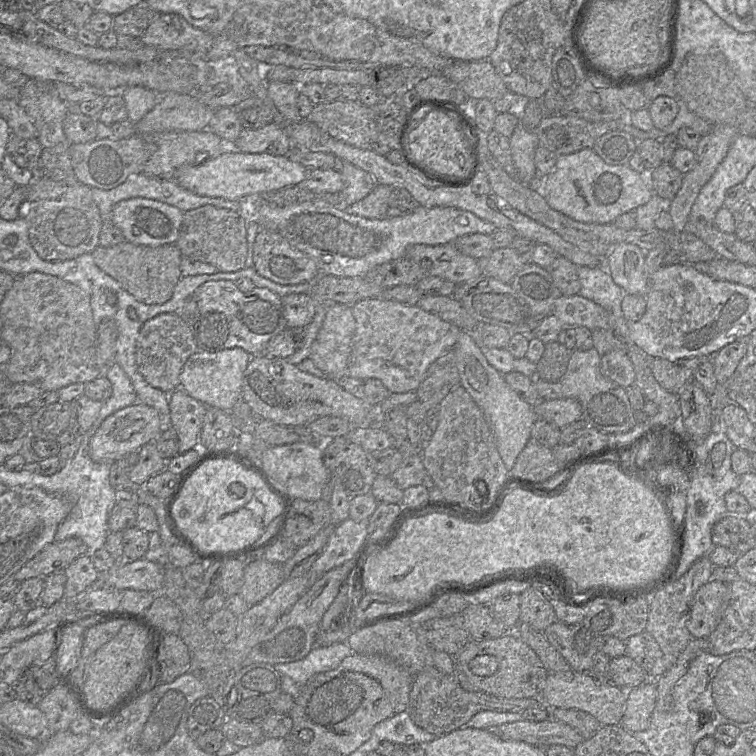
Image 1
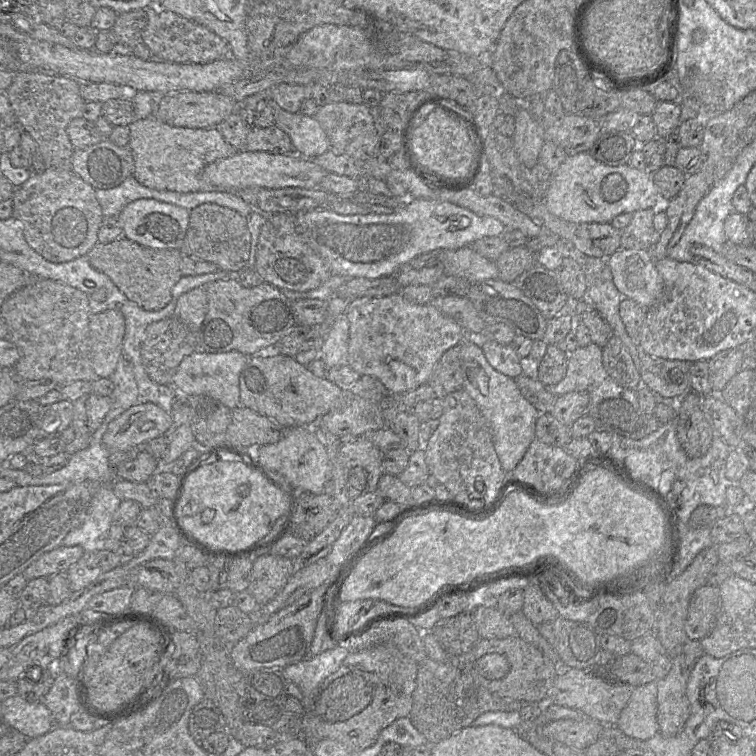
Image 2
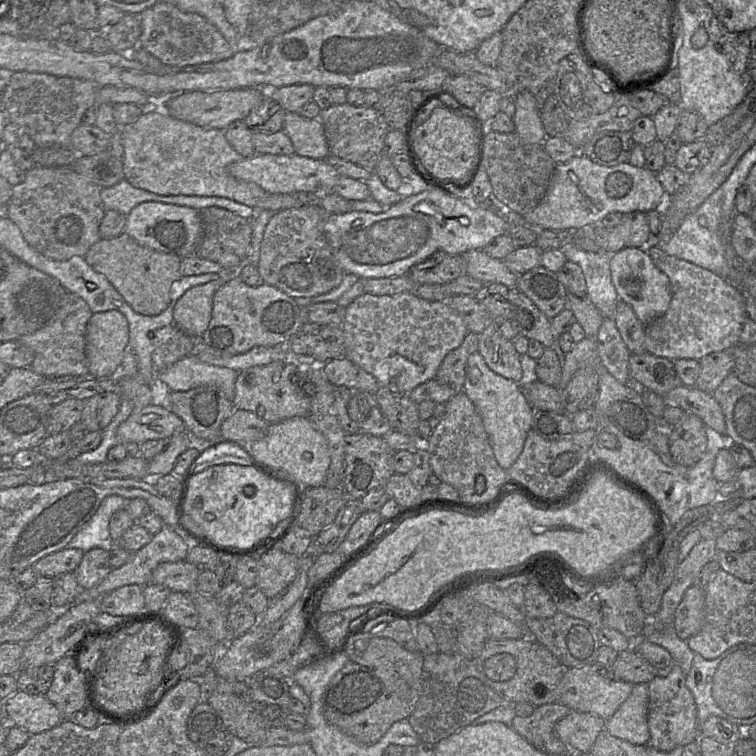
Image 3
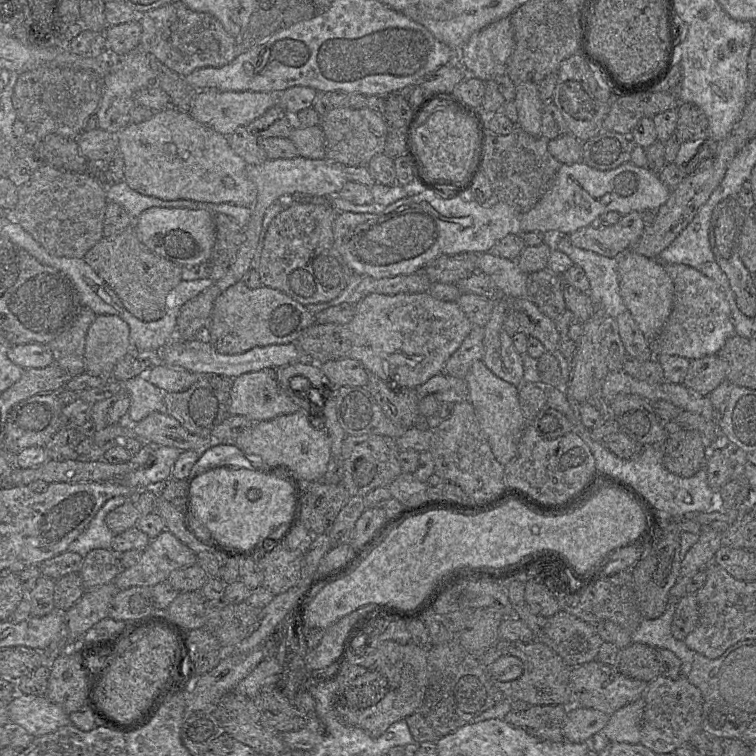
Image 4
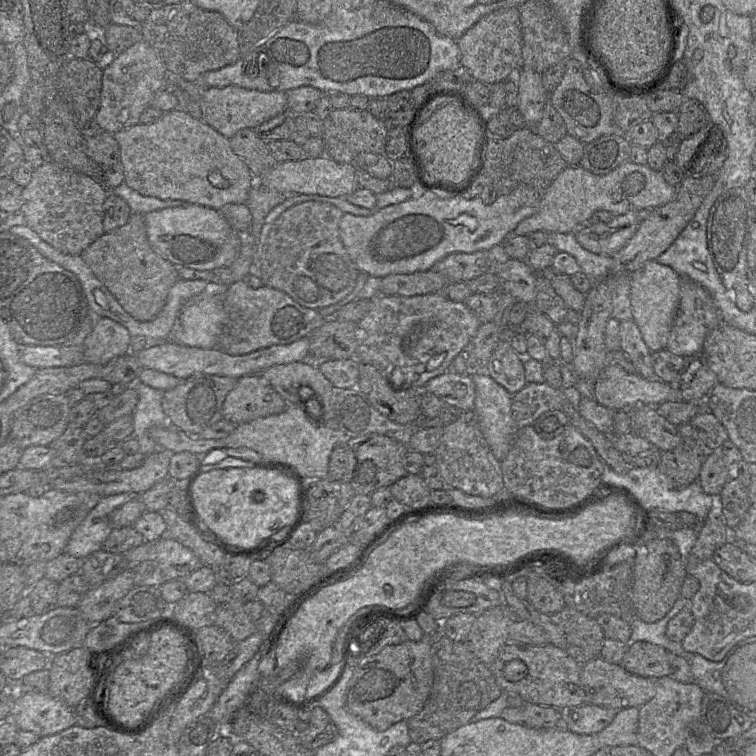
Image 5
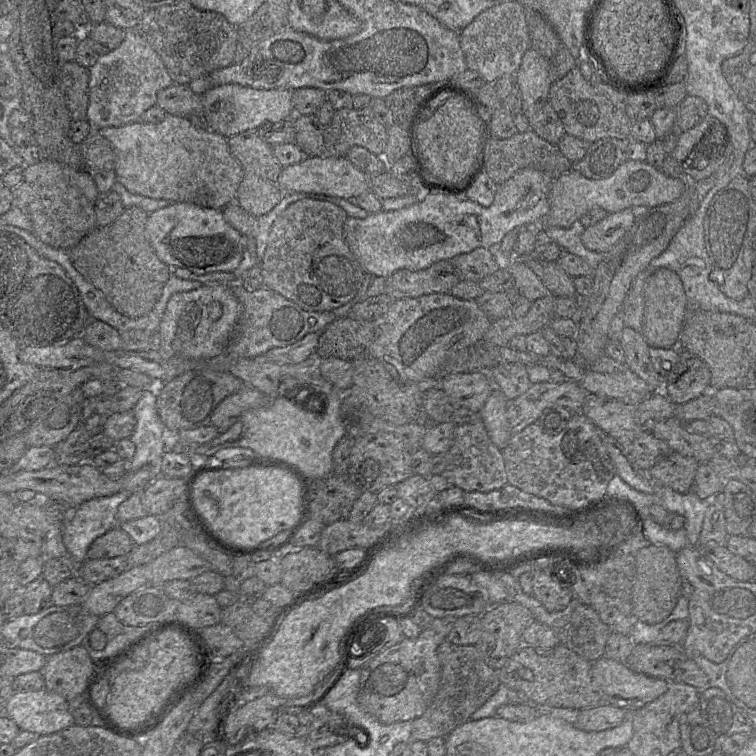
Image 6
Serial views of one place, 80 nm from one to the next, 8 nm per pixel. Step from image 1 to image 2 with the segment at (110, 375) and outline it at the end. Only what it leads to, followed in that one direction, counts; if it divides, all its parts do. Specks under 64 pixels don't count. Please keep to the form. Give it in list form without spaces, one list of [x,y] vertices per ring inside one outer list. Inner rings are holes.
[[[122,355],[114,373],[109,377],[114,390],[110,395],[111,407],[103,423],[110,423],[140,401],[138,386],[130,362]]]

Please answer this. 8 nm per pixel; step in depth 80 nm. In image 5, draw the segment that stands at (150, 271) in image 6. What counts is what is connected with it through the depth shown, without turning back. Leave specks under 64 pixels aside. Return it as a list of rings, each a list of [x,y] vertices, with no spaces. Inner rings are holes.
[[[131,214],[125,225],[104,233],[80,257],[124,310],[139,321],[151,321],[159,315],[171,288],[180,278],[178,268],[150,246],[144,215],[141,214]]]

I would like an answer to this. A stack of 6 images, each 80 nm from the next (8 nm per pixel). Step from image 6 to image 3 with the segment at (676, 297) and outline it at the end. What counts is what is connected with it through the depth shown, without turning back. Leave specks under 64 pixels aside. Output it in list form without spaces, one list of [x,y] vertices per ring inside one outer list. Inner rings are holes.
[[[626,247],[611,254],[611,277],[619,299],[631,306],[645,326],[668,310],[672,299],[669,278],[656,267],[646,248]]]

